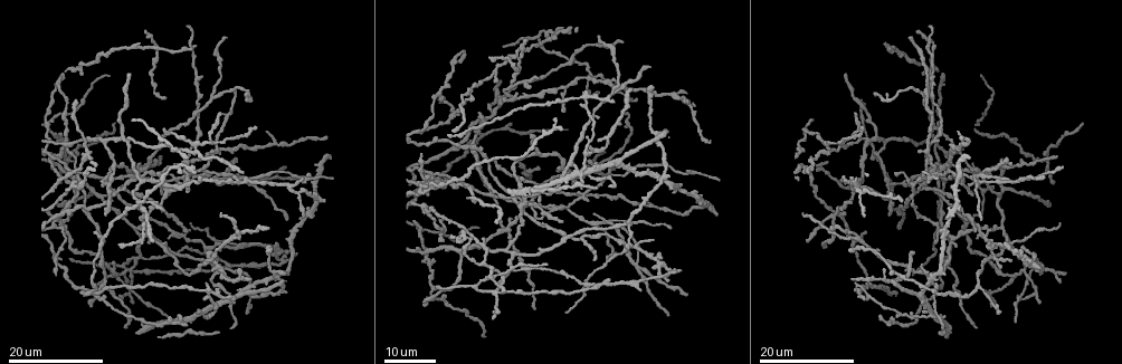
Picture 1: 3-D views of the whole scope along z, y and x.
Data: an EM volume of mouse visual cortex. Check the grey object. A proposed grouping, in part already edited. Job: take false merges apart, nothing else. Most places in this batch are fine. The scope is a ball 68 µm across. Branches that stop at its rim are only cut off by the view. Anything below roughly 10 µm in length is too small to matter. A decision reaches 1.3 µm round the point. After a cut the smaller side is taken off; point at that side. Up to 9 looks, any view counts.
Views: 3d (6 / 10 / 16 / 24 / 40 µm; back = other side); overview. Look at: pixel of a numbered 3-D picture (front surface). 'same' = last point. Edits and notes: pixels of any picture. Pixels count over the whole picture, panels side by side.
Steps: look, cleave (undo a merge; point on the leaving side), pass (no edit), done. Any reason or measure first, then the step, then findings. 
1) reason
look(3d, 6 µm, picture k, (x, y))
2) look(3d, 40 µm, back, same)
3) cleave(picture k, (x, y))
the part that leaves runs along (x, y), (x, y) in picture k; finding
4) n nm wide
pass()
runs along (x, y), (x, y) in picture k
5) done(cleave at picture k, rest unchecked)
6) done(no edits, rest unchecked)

looks like a crossing
look(3d, 24 µm, picture 1, (593, 225))

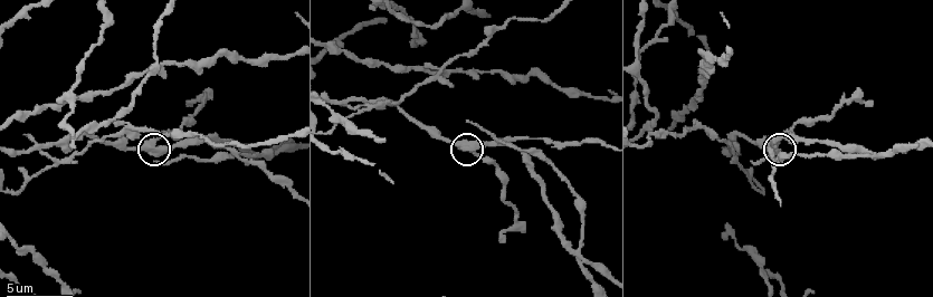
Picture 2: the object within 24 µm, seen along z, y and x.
look(3d, 10 µm, picture 2, (156, 143))

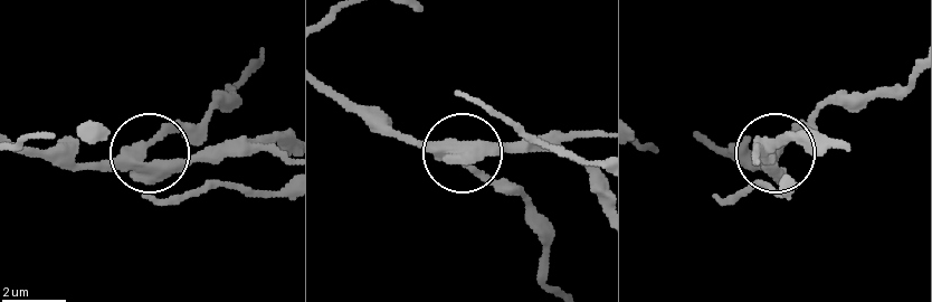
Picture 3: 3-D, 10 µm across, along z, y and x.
390 nm wide
pass()
runs along (11, 140), (92, 161), (132, 161), (217, 100) in picture 3; all the same cell

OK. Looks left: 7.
thin arm on a thick one
look(3d, 10 µm, picture 2, (73, 138))

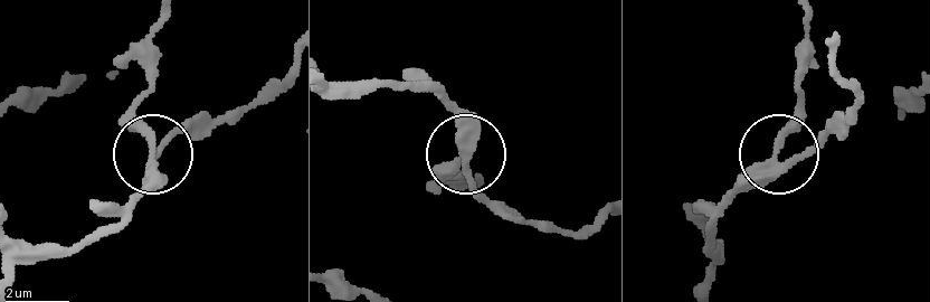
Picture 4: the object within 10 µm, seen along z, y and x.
zoom in
look(3d, 6 µm, picture 4, (151, 148))

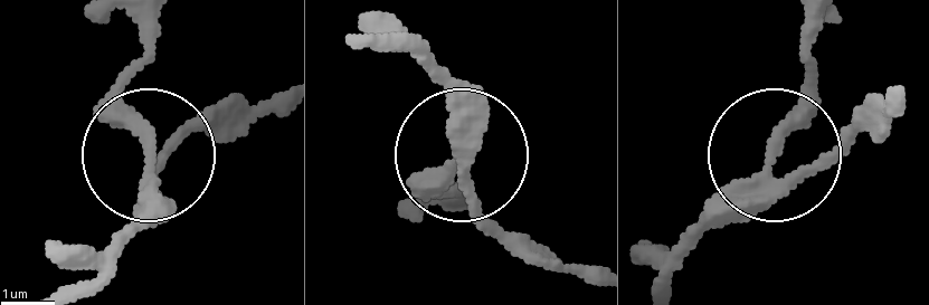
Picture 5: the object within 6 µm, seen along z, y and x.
260 nm wide
pass()
runs along (69, 291), (141, 198), (150, 162), (226, 122) in picture 5; all the same cell

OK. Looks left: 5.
four or more arms meet
look(3d, 6 µm, picture 2, (738, 143))

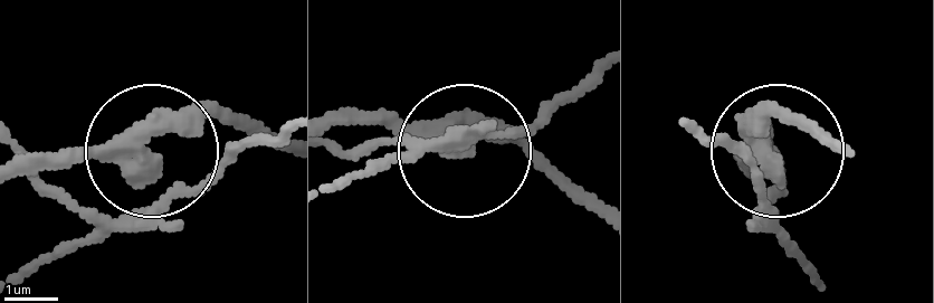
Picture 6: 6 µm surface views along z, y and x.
other side
look(3d, 6 µm, back, picture 6, (773, 159))

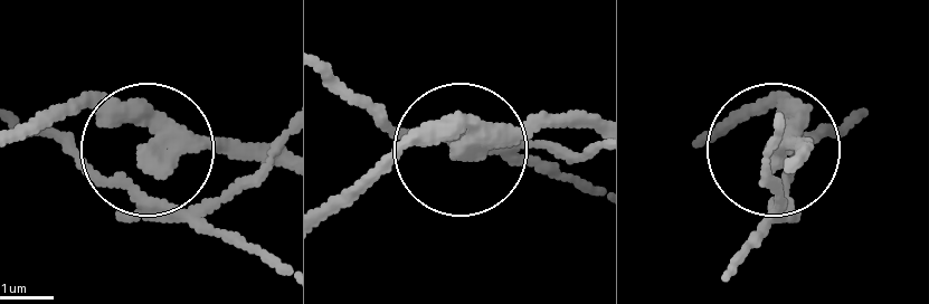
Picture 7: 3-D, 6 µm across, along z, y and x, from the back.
4 arms
pass()
runs along (281, 164), (147, 146), (58, 106) in picture 7; all the same cell

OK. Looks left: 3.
three-way junction
look(3d, 16 µm, picture 2, (580, 250))

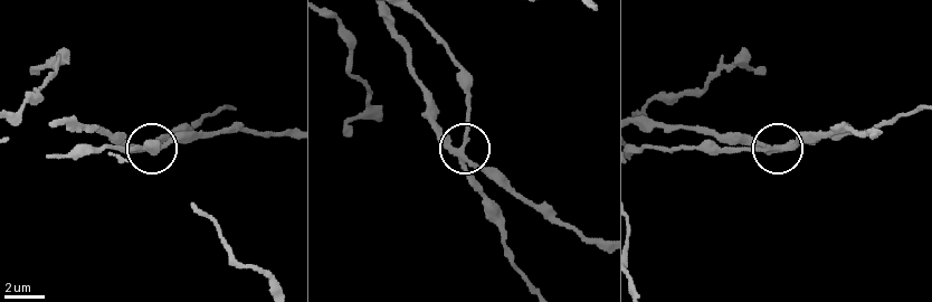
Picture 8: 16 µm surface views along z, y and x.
3 arms
pass()
runs along (378, 11), (405, 52), (429, 122), (460, 149), (473, 190) in picture 8; one cell here

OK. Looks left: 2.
done(no edits, rest unchecked)

